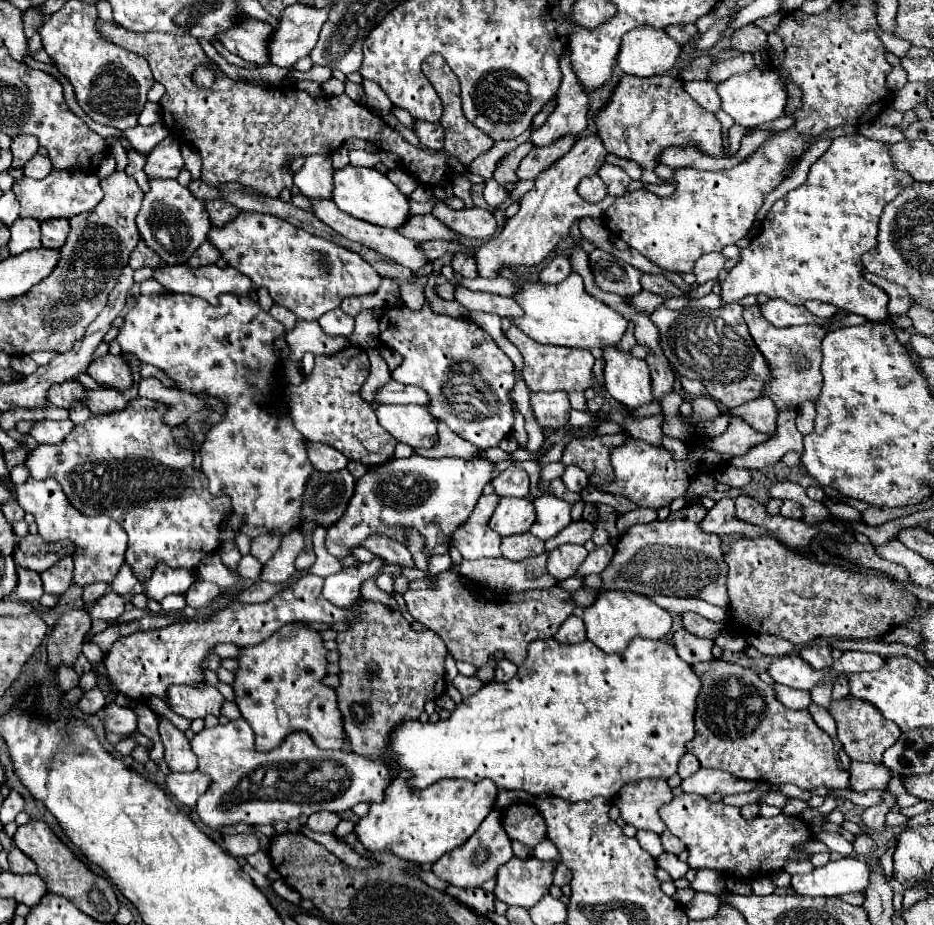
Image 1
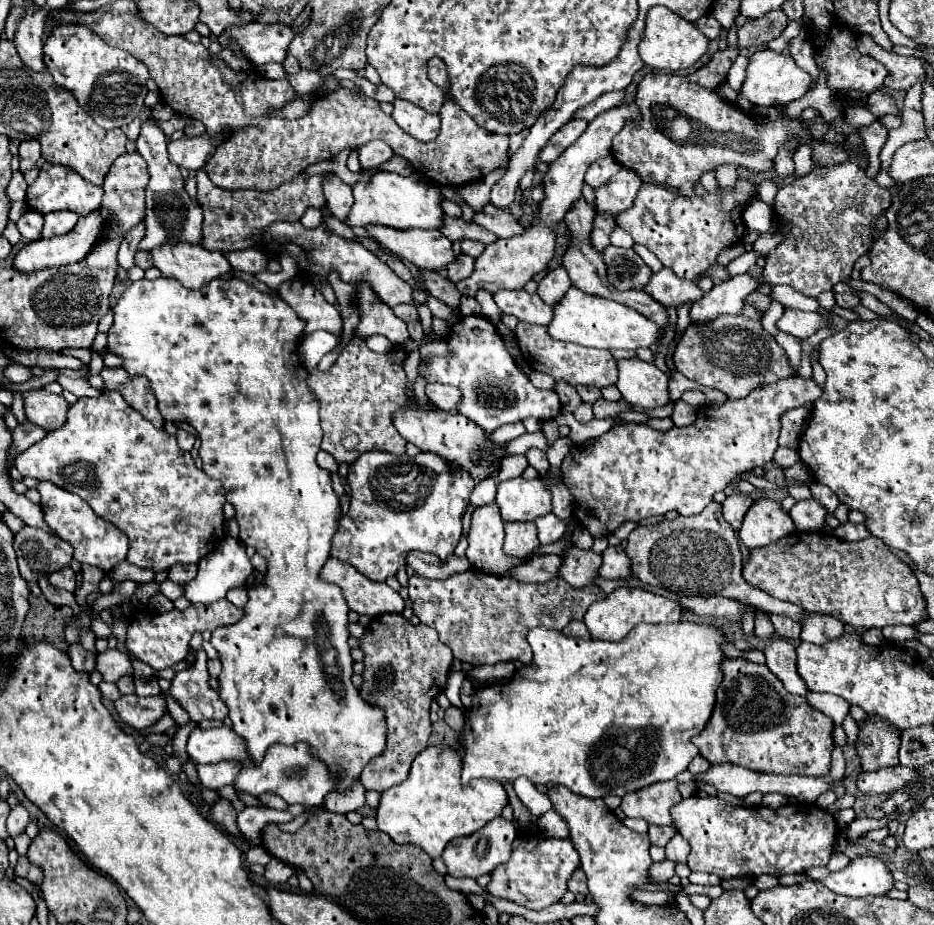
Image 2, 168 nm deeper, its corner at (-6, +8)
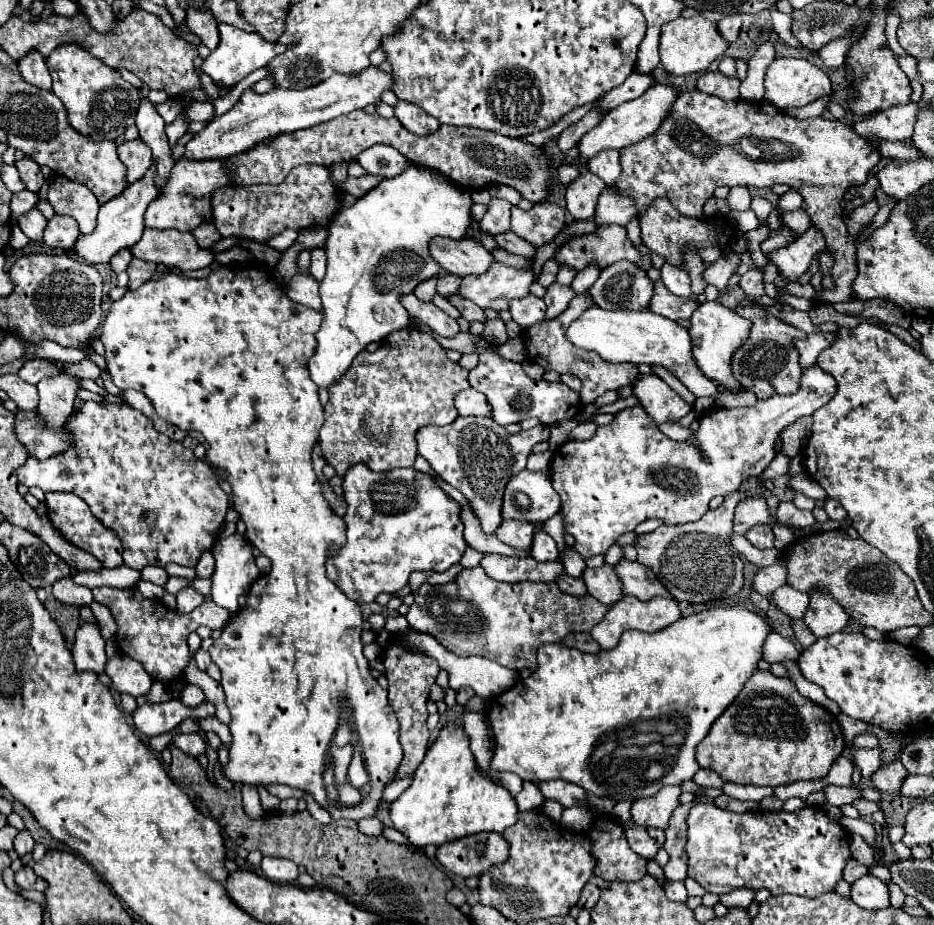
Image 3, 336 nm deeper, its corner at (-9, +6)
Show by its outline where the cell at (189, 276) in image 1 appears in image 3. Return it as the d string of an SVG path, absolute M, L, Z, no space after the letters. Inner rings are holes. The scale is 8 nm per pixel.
M145 229L141 241L129 247L133 257L163 263L167 267L179 267L181 271L195 271L209 267L215 255L209 249L197 245L191 233L177 229Z

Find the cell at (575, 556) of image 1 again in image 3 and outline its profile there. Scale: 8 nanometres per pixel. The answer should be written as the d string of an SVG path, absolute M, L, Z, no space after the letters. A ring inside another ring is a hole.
M603 565L599 569L585 569L583 581L587 585L589 595L593 595L597 601L605 605L613 605L619 599L623 599L623 585L615 573L613 567Z

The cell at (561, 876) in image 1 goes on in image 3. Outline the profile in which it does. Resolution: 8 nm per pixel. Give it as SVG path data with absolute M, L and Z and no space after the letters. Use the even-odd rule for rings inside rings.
M589 881L589 885L585 885L585 891L581 891L581 899L579 899L579 907L583 909L593 909L599 901L599 889L597 889L597 883L595 881Z

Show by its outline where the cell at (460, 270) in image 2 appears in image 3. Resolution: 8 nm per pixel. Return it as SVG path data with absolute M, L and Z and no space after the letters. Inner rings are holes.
M445 273L445 275L441 275L441 277L437 279L437 293L439 293L441 297L447 297L447 299L449 299L453 293L457 293L459 283L461 283L461 277L453 277L453 275Z

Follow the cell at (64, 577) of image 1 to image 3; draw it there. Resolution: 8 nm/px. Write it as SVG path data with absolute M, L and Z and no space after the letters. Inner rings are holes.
M71 577L59 579L53 583L53 595L67 605L75 605L75 607L83 607L83 605L91 605L93 603L93 595L91 589L75 585L71 581Z

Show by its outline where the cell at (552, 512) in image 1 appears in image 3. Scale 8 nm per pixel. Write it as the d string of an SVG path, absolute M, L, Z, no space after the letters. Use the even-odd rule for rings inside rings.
M537 531L535 539L533 539L533 547L531 547L531 557L535 561L555 561L559 557L559 553L557 553L557 545L555 545L553 537L549 537L543 531Z

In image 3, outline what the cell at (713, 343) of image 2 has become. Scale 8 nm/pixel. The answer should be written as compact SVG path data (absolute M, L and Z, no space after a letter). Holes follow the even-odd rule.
M753 309L751 337L733 357L733 375L741 381L741 385L745 385L743 391L753 391L759 399L767 399L771 393L767 393L765 385L761 383L769 383L773 387L773 393L779 395L789 395L799 389L799 379L803 369L799 365L799 353L793 345L795 337L805 339L807 333L773 317L771 313Z

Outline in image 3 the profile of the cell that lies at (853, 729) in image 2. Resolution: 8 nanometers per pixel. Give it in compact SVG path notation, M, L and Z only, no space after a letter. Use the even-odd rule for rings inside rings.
M849 745L849 749L855 755L857 765L861 767L861 775L863 779L871 779L871 773L879 769L879 759L881 759L881 749L857 749L853 745Z

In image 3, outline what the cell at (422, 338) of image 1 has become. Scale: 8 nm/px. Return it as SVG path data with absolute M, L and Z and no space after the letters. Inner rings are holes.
M487 351L479 355L479 365L469 371L469 383L473 389L485 393L489 405L493 407L493 419L499 425L521 423L523 419L537 417L543 425L555 425L563 419L573 419L583 409L579 393L569 389L565 383L547 383L547 381L533 381L521 369L519 363L501 359L499 355Z

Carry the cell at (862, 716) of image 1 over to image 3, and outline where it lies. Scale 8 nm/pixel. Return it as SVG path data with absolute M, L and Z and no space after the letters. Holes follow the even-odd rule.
M893 761L891 765L885 765L881 767L879 771L873 773L873 785L875 789L879 791L887 791L887 793L899 793L903 781L905 781L907 773L905 773L905 767L901 765L901 761Z

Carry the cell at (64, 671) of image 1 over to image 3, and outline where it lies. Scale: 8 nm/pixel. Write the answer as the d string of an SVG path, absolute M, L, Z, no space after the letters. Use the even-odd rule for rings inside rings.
M81 623L75 633L75 643L71 651L77 671L93 671L97 675L105 671L105 639L101 637L97 623Z

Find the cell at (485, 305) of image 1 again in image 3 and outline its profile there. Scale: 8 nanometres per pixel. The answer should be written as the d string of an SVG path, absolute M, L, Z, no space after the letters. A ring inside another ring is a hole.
M527 295L523 299L511 301L509 311L513 315L513 321L521 329L529 329L531 325L543 321L543 317L545 317L545 301L535 297L535 295Z

